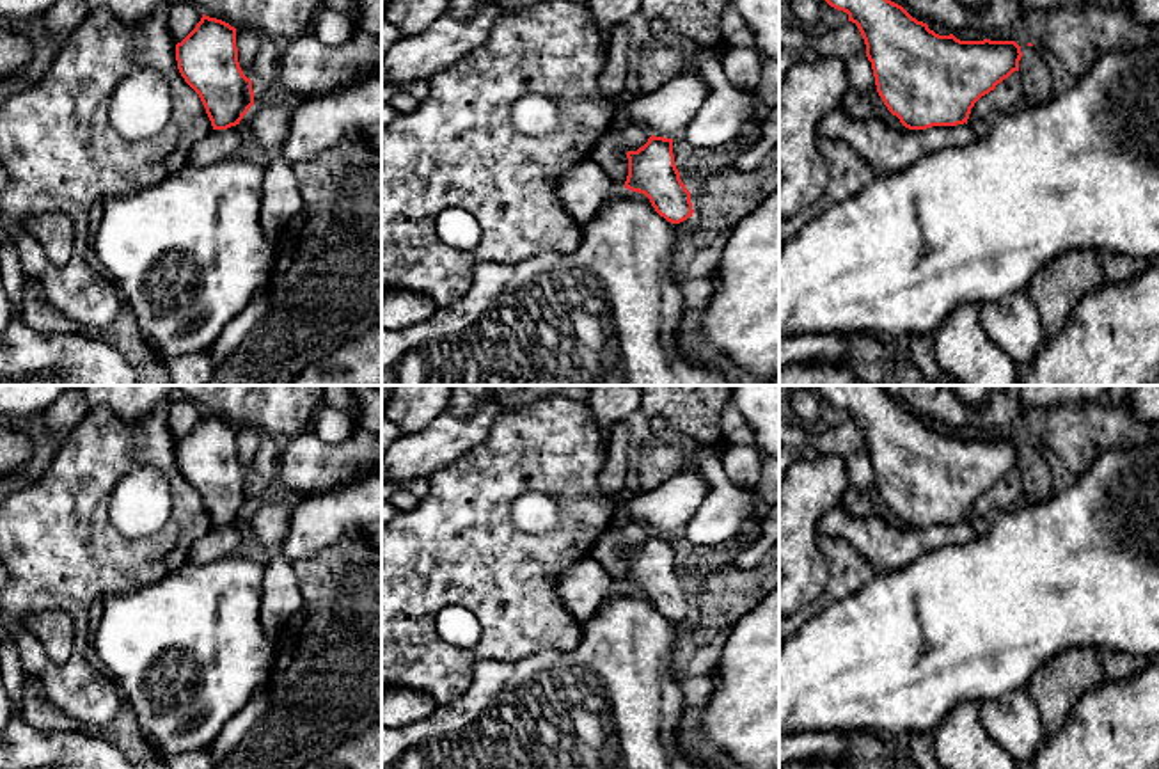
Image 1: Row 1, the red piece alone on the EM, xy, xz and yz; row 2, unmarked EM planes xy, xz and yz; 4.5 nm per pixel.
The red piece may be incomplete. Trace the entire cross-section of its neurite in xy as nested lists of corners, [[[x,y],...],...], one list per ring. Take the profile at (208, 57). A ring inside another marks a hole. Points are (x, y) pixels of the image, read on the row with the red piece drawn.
[[[202,14],[195,28],[176,44],[177,69],[199,94],[213,130],[240,124],[266,153],[261,226],[275,245],[284,224],[300,210],[295,165],[284,156],[291,131],[293,99],[254,99],[252,80],[238,62],[236,28]]]

